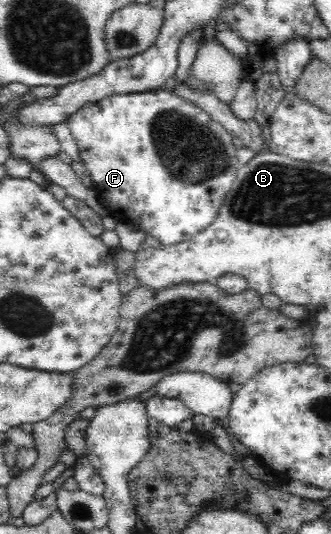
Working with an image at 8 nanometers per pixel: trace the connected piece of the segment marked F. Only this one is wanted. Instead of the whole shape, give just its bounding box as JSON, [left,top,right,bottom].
[66,87,240,246]

